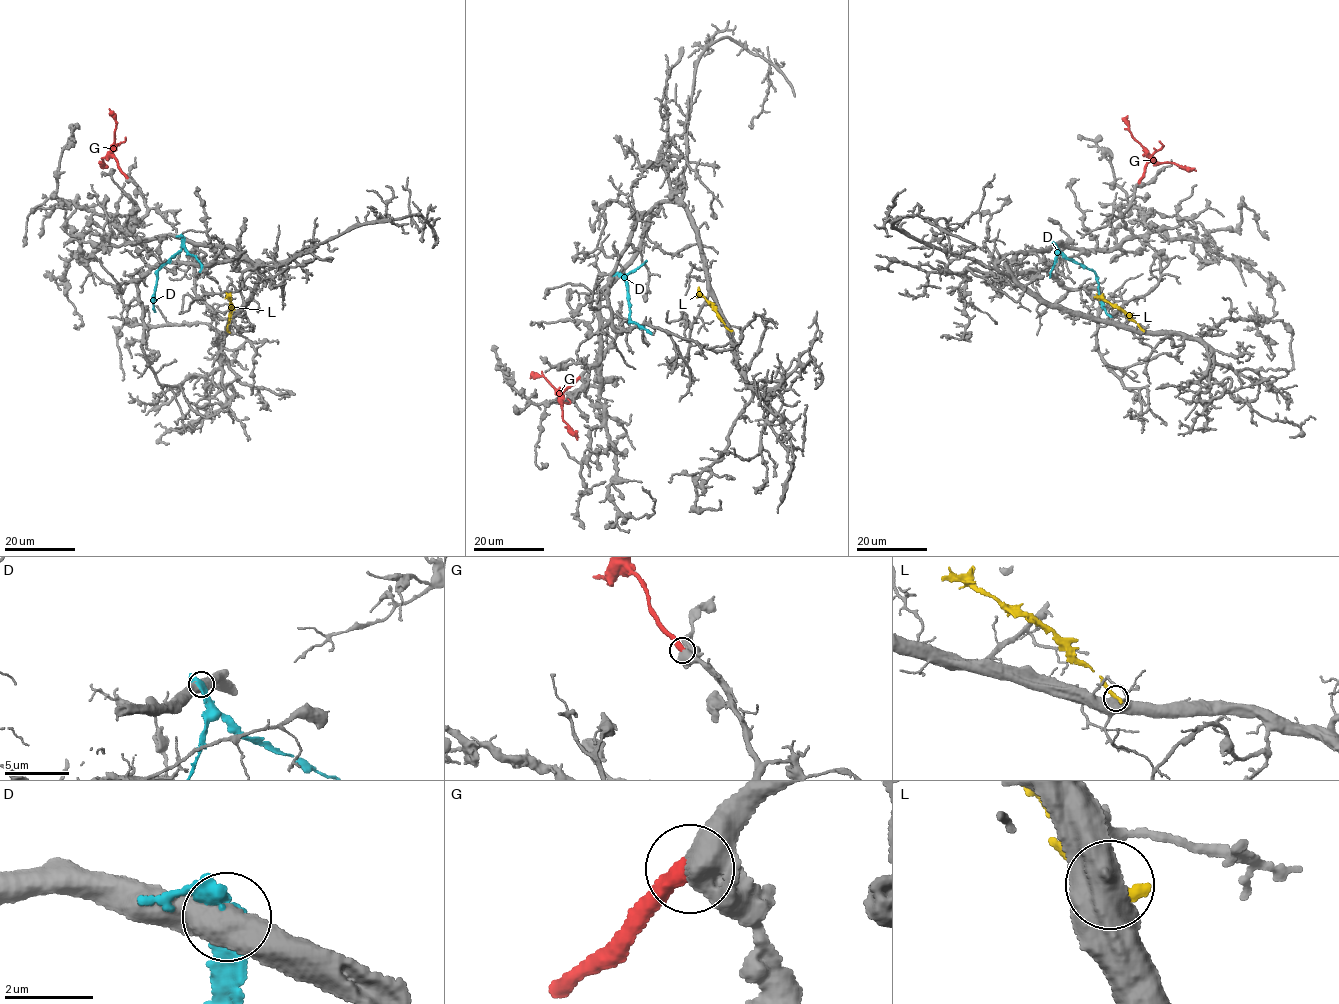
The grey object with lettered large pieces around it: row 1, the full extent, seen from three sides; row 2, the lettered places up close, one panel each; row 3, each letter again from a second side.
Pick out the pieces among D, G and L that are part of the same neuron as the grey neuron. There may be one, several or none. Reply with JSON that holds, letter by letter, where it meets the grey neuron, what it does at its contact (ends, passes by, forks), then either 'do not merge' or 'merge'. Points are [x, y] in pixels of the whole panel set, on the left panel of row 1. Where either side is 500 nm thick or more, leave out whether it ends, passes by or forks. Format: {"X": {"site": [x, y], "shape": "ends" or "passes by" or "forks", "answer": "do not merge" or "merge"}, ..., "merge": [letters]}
{"D": {"site": [183, 237], "answer": "do not merge"}, "G": {"site": [127, 178], "answer": "merge"}, "L": {"site": [227, 331], "answer": "do not merge"}, "merge": ["G"]}

